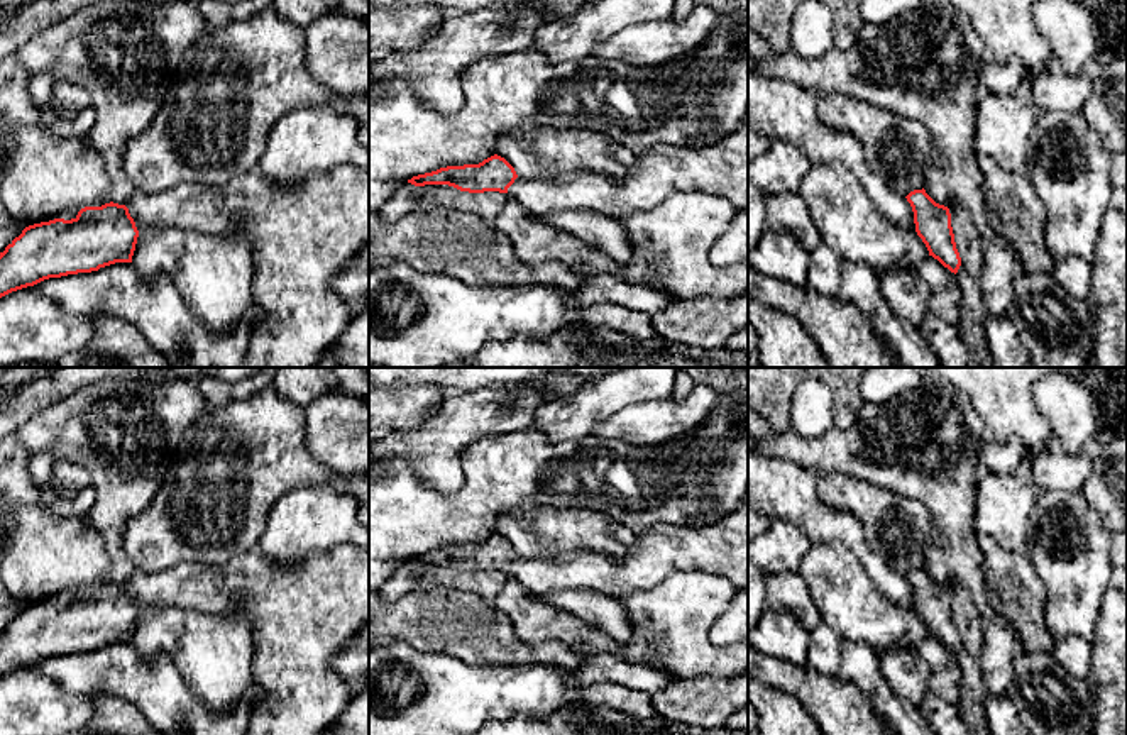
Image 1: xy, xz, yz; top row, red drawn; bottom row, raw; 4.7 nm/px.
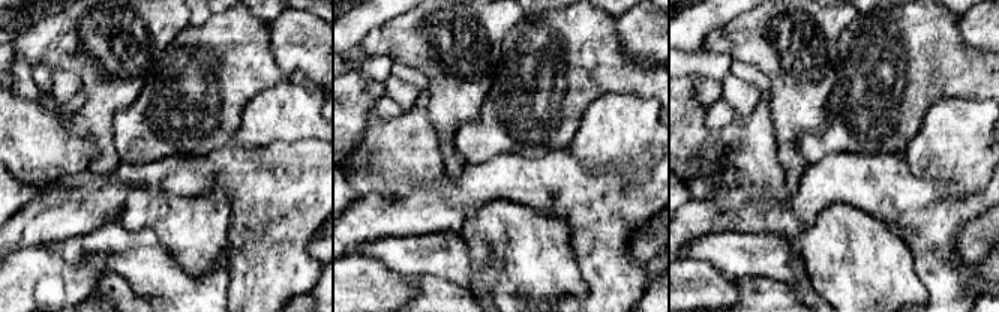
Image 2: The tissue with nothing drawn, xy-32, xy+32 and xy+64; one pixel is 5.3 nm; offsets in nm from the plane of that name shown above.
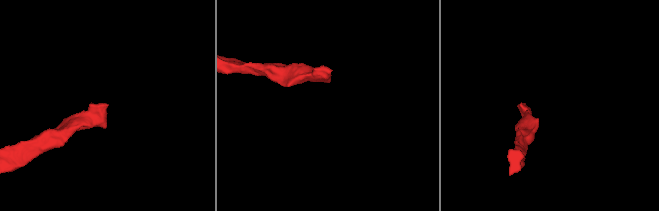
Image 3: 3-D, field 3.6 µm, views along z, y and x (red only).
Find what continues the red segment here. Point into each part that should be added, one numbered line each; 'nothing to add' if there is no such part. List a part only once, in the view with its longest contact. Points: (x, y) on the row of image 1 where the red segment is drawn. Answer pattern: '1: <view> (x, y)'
1: xy (302, 236)

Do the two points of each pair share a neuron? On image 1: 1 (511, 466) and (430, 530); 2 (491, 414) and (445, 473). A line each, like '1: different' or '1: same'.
1: same
2: same

